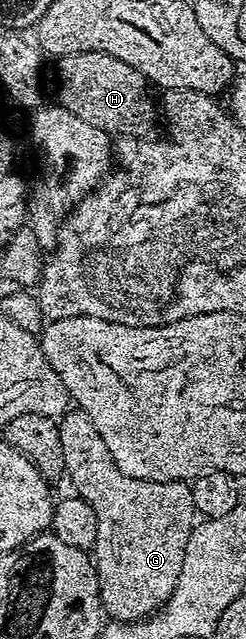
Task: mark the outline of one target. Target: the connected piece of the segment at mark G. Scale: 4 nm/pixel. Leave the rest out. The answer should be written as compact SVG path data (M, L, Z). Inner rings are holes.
M81 411L64 413L58 418L58 423L66 480L71 480L75 488L72 490L84 497L93 511L97 511L97 539L93 560L95 574L99 577L102 612L110 620L120 623L144 620L152 613L158 613L169 599L173 587L177 587L177 575L181 575L181 563L185 563L185 547L189 543L191 530L197 524L190 484L186 481L146 481L125 475L113 463L109 447L105 447L97 435L97 427L93 427L93 423Z

